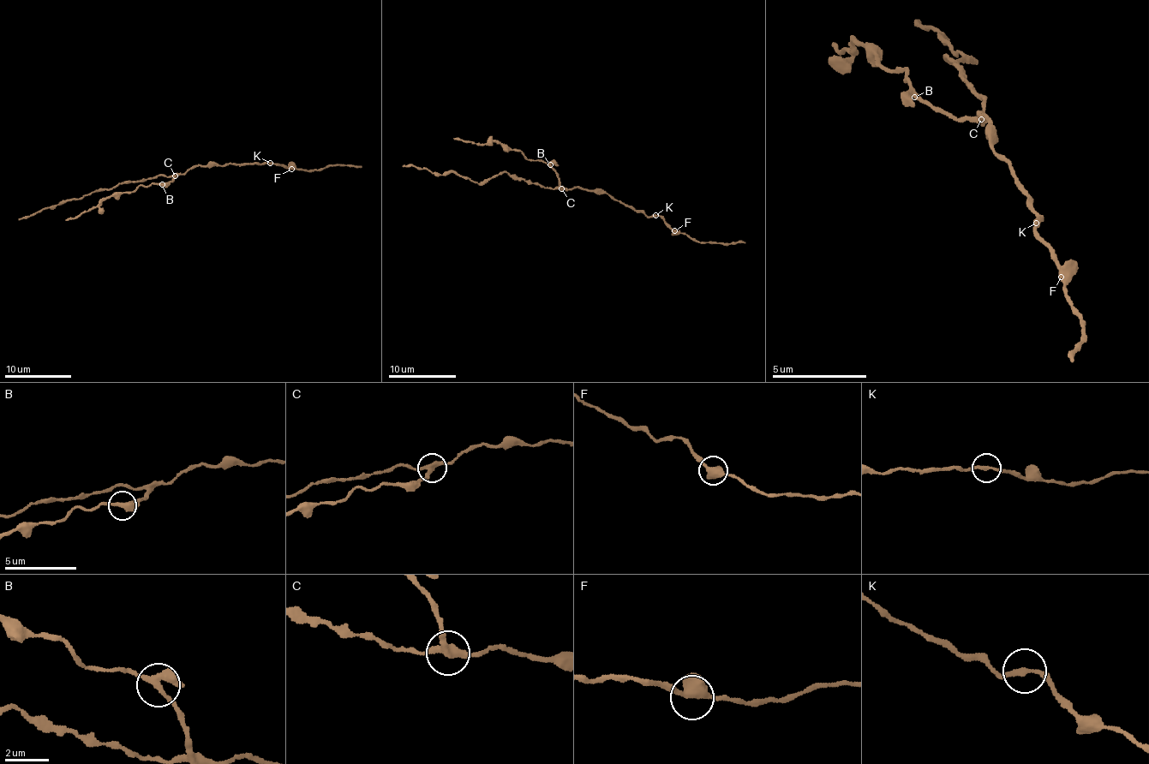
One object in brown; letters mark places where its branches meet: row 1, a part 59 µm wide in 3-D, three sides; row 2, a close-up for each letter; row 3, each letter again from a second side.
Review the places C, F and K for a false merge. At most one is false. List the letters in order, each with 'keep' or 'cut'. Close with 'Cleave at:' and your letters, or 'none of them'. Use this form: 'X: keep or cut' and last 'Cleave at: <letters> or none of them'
C: cut
F: keep
K: keep
Cleave at: C

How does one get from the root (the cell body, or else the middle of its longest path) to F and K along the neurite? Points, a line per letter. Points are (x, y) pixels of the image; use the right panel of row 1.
F: (984, 118), (994, 155), (1030, 194), (1041, 217), (1033, 232), (1062, 277)
K: (984, 118), (994, 155), (1030, 194), (1041, 217), (1034, 221)

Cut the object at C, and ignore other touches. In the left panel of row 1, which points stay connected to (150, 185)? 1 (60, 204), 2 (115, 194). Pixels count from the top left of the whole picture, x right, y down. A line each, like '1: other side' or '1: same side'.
1: other side
2: same side

